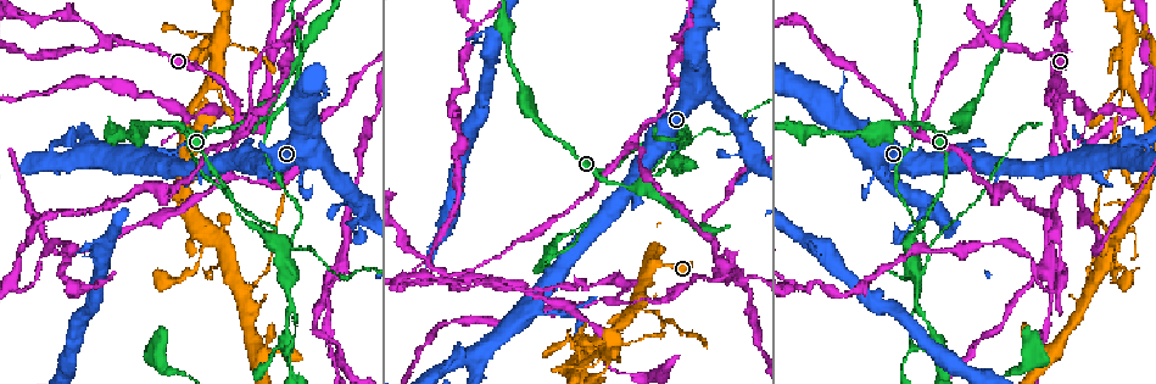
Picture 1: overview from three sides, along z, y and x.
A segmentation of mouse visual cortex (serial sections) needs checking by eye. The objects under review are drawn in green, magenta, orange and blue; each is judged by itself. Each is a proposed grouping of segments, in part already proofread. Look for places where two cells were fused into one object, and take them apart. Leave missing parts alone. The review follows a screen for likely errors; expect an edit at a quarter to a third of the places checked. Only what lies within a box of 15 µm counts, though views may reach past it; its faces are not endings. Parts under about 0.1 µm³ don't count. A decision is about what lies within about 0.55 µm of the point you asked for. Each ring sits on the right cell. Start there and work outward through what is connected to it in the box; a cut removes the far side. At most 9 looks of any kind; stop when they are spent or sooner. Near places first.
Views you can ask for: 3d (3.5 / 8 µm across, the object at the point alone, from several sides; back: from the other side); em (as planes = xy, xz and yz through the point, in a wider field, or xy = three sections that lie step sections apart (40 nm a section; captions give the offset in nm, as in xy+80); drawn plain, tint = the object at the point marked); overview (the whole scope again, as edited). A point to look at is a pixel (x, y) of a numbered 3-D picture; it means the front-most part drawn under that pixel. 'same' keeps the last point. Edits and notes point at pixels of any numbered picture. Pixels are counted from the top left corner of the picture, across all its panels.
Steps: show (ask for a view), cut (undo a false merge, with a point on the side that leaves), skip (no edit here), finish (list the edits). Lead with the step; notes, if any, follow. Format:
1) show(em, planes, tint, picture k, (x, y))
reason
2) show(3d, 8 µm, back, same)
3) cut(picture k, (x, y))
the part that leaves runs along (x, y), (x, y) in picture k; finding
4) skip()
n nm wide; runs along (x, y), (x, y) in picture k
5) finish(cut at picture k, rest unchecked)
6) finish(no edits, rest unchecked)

show(em, planes, tint, picture 1, (1085, 149))
a narrow waist

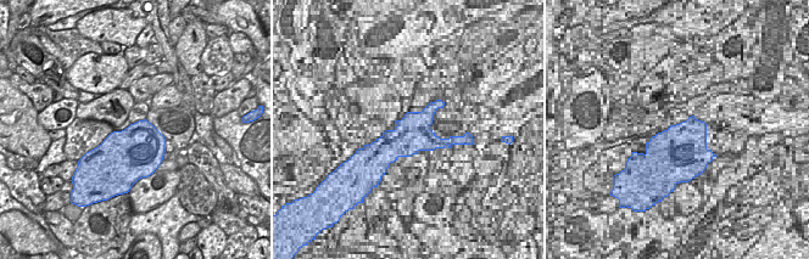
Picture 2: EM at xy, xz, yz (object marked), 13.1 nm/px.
show(3d, 3.5 µm, same)

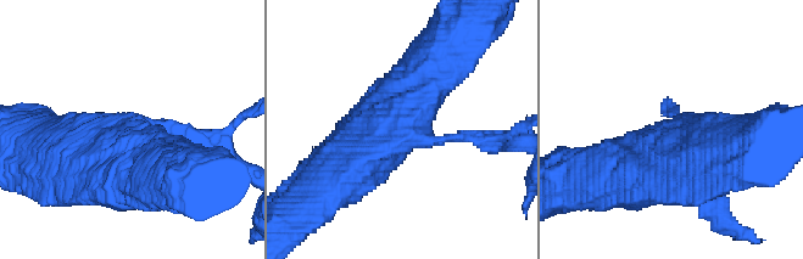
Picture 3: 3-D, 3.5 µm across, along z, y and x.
cut(picture 3, (212, 141))
the part that leaves runs along (444, 141), (449, 138), (519, 141) in picture 3; two cells meet here

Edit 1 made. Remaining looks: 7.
show(3d, 3.5 µm, back, picture 1, (223, 86))
narrows sharply

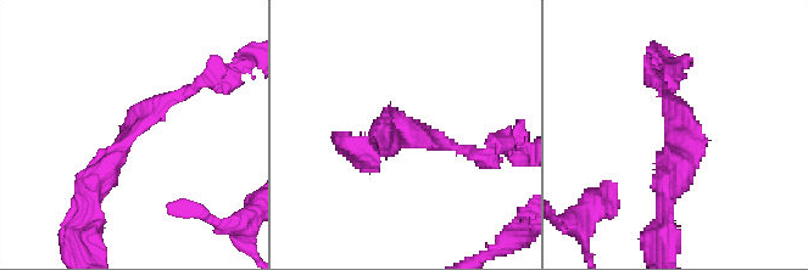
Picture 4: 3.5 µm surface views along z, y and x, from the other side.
show(em, xy, step 1, tint, picture 4, (125, 139))
arms of 200, 250 nm

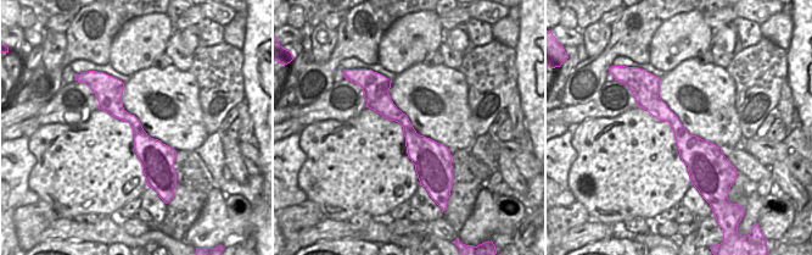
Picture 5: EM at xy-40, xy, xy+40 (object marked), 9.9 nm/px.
skip()
260 nm wide; runs along (112, 81), (156, 176) in picture 5; continuous, no second cell

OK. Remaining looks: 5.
show(3d, 3.5 µm, back, picture 1, (106, 43))
a fork

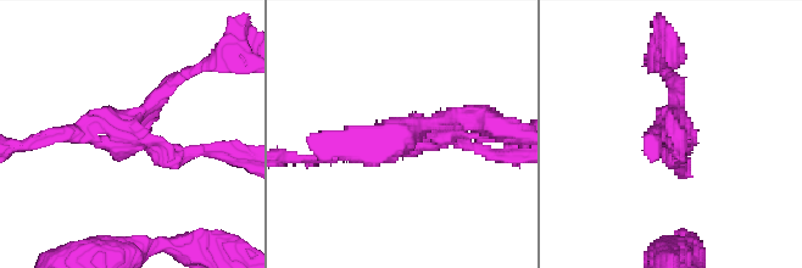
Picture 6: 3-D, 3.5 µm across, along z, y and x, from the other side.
show(em, xy, step 2, tint, picture 6, (675, 139))
shape alone is not enough

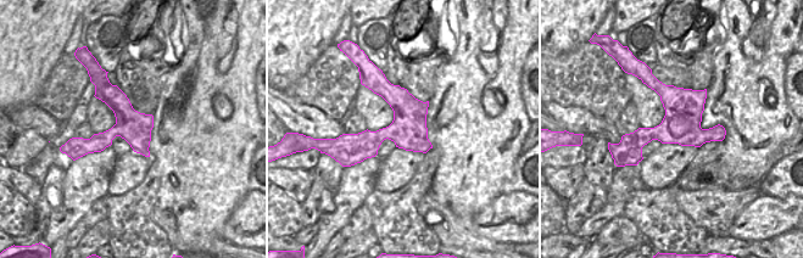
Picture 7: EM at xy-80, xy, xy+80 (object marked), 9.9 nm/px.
skip()
360 nm wide; runs along (330, 156), (427, 130), (475, 137) in picture 6; one cell here

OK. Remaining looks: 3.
show(3d, 8 µm, picture 1, (617, 303))
thick turns thin

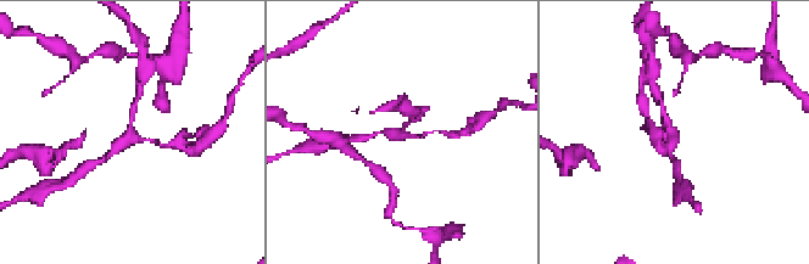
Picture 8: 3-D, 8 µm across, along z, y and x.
show(3d, 3.5 µm, back, picture 8, (672, 135))
closer look

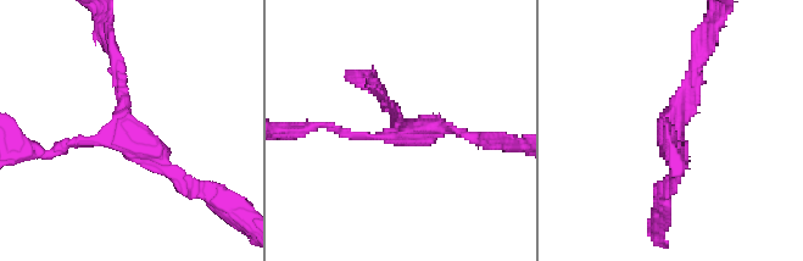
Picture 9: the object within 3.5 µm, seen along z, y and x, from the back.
show(em, xy, step 2, tint, picture 9, (126, 128))
3 arms; arms of 100, 200, 250 nm; now the EM

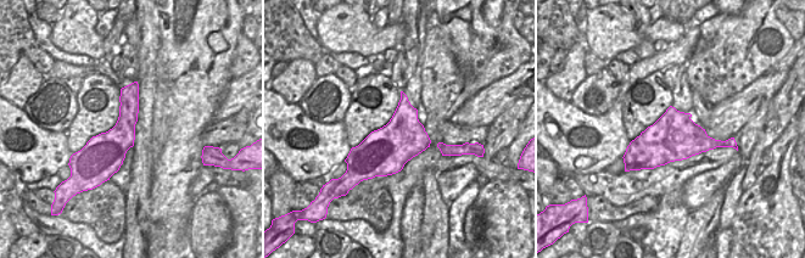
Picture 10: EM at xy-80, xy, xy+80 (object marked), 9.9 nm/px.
skip()
runs along (115, 53), (126, 127), (185, 183) in picture 9; all the same cell

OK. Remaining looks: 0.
finish(cut at picture 3, rest unchecked)

